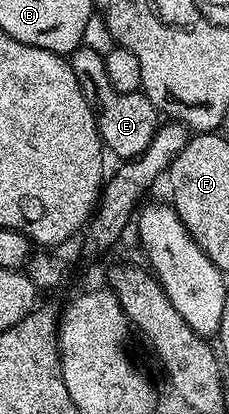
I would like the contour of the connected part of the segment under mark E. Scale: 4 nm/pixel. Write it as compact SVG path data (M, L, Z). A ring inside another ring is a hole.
M88 46L77 47L70 56L70 62L74 69L74 77L78 77L88 104L96 112L100 139L111 154L113 151L117 155L117 160L137 159L154 137L158 126L157 109L140 91L118 93L118 89L114 89L114 85L110 85L110 81L106 77L103 54Z

